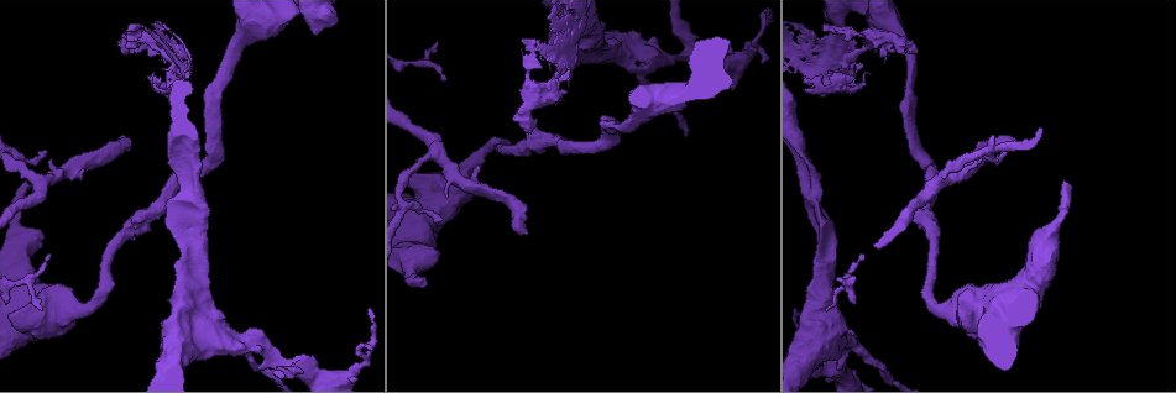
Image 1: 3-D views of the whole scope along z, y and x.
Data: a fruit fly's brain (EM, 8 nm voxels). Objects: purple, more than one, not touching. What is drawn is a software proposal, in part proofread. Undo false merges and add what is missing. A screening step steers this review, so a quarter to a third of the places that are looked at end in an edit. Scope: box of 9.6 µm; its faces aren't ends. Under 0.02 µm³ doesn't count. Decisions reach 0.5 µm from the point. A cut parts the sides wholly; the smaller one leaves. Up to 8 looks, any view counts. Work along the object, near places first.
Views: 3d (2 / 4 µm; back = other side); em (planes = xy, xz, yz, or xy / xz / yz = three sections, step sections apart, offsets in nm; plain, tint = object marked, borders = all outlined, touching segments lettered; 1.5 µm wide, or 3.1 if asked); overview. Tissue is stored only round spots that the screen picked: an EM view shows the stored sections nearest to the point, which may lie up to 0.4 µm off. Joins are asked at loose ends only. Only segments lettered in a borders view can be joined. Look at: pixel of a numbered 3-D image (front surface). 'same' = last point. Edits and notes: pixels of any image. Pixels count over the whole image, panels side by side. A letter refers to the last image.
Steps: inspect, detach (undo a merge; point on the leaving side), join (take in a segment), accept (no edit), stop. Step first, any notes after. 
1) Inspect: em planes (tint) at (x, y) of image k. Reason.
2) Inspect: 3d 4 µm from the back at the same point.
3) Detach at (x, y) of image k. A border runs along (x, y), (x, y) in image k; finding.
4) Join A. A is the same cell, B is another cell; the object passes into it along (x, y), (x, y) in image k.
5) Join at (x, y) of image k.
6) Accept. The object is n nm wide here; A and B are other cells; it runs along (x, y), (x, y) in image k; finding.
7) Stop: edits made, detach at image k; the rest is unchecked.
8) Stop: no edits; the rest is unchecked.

Inspect: 3d 4 µm at (51, 254) of image 1. Thin end.

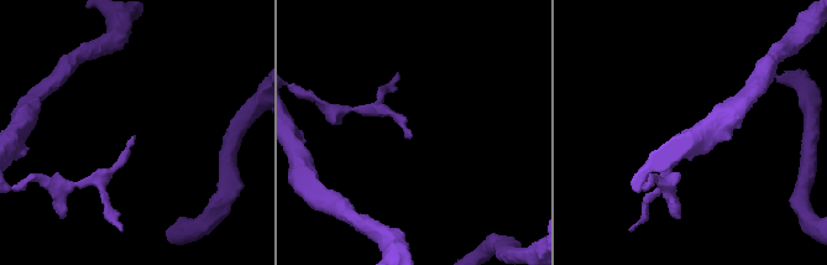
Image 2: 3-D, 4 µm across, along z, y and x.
Inspect: em planes (tint) at (135, 138) of image 2. Now the EM.

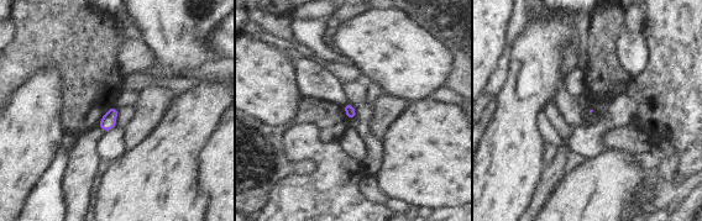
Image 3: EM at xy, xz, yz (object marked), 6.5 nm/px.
Inspect: em planes (borders) at the same point.

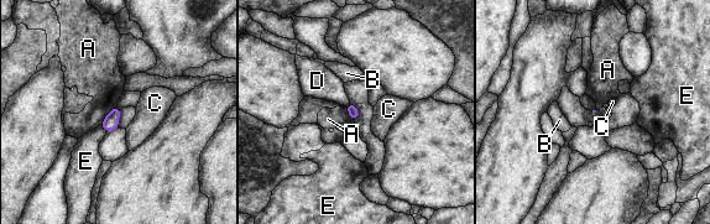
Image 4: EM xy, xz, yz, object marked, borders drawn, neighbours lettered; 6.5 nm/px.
Accept. A, B, C, D and E are other cells; a border runs along (116, 105), (100, 124) in image 4; no lettered segment goes on from it.

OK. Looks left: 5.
Inspect: 3d 4 µm at (605, 48) of image 1. Free end.

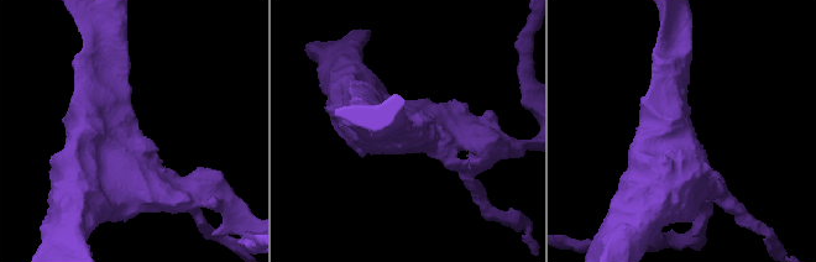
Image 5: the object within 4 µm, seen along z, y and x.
Inspect: em planes (tint) at (413, 125) of image 5. Need the tissue.

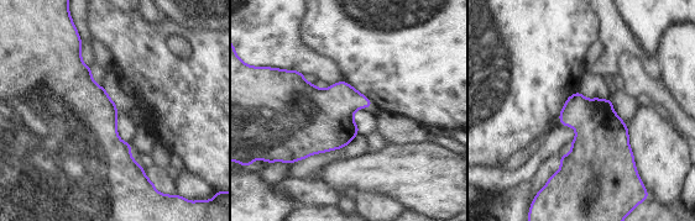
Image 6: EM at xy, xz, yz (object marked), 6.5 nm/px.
Inspect: em planes (borders) at the same point. See the neighbours.

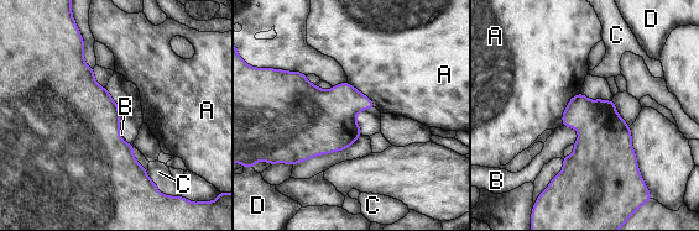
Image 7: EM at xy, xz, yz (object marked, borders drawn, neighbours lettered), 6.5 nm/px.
Accept. The longest contact is with A, 260 nm; A, B, C and D are other cells; no lettered segment goes on from it.

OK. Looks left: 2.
Inspect: 3d 4 µm at (26, 179) of image 1. Branch stops here.

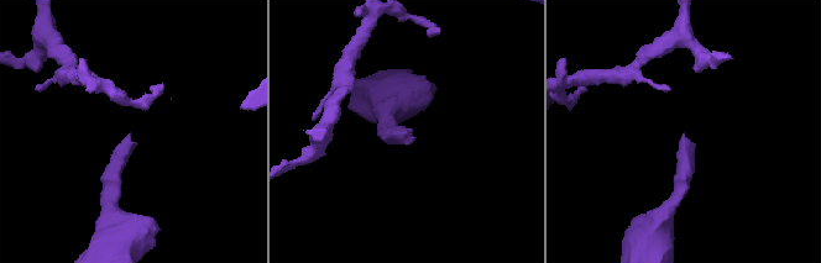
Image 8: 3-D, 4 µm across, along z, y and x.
Inspect: em planes (borders) at (407, 130) of image 8.

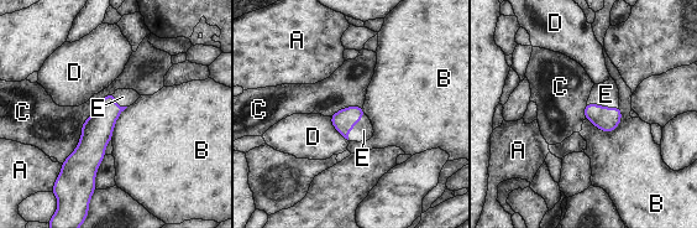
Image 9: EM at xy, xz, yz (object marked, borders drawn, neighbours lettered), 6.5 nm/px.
Join E. E is the same cell, A, B, C and D are other cells; it goes on there.

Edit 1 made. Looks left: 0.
Stop: edits made, join at image 9; the rest is unchecked.

